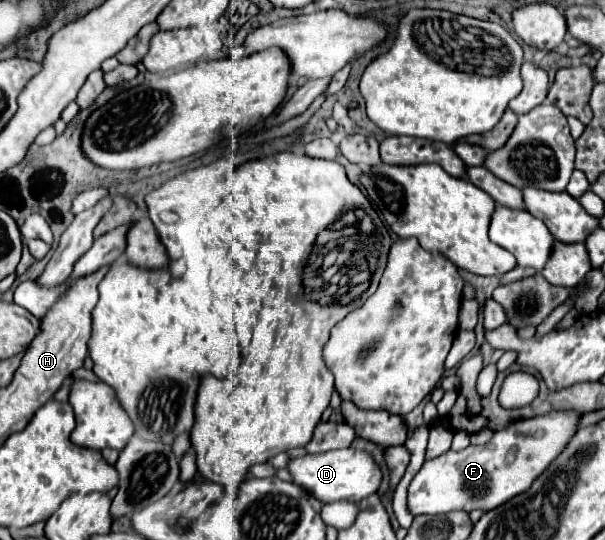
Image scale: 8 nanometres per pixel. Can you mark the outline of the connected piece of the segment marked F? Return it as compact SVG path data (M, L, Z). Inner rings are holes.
M550 411L532 419L514 421L506 429L494 433L494 437L484 445L468 445L460 453L446 451L436 459L424 461L422 469L416 473L408 487L408 509L412 515L420 513L450 513L472 509L490 511L508 499L530 489L532 481L538 479L546 467L568 447L578 431L580 423L578 411ZM512 453L512 461L508 455Z

